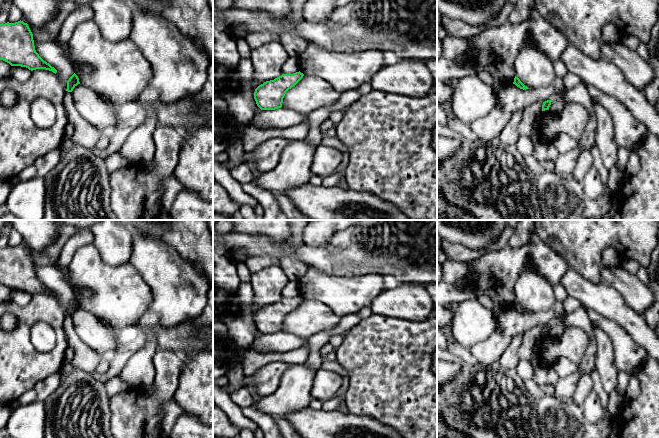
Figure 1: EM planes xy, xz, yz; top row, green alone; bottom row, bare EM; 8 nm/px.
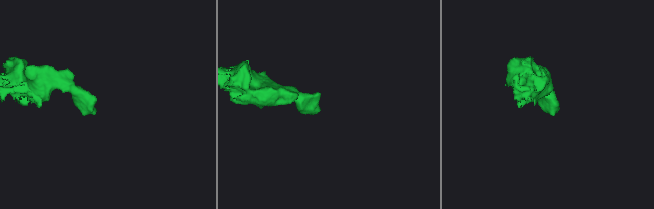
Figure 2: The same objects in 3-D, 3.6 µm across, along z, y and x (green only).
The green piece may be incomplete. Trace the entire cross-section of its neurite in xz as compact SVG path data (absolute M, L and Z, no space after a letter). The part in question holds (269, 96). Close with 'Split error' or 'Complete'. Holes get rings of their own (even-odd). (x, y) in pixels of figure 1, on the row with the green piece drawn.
M282 74L274 80L266 81L259 85L254 92L254 99L261 110L275 110L282 107L286 92L294 87L304 74Z. Complete

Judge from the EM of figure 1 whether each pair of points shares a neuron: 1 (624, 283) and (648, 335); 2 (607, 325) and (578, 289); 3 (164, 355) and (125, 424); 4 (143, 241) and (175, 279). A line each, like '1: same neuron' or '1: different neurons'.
1: different neurons
2: different neurons
3: same neuron
4: same neuron

